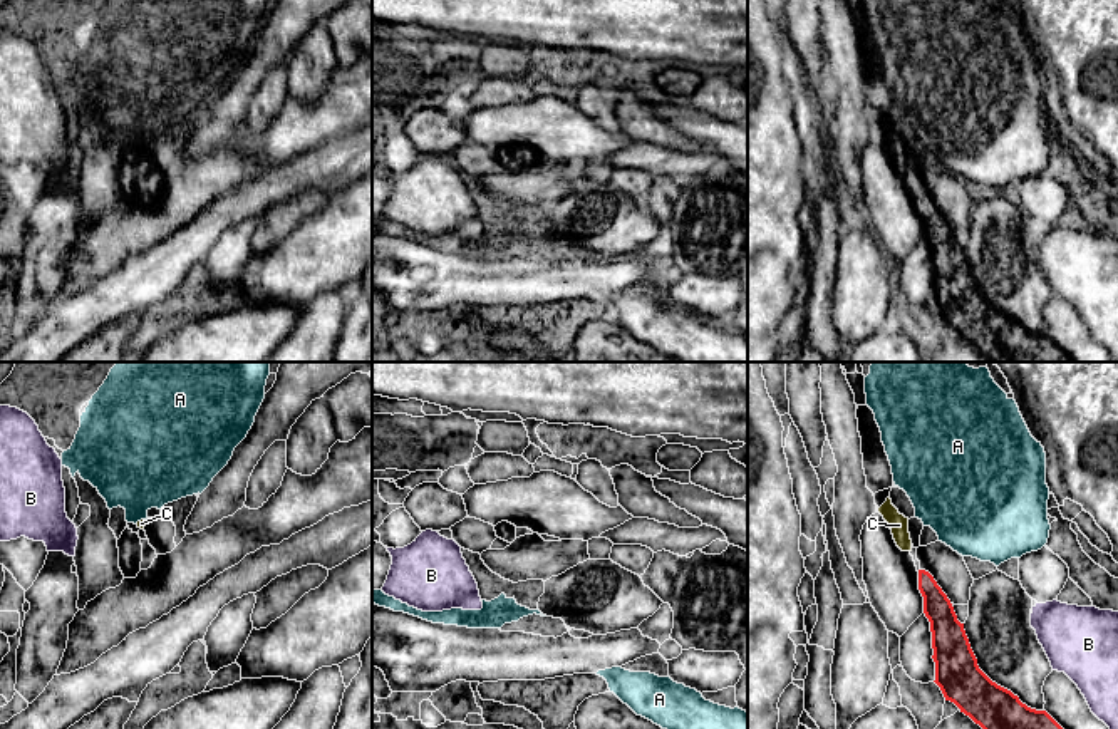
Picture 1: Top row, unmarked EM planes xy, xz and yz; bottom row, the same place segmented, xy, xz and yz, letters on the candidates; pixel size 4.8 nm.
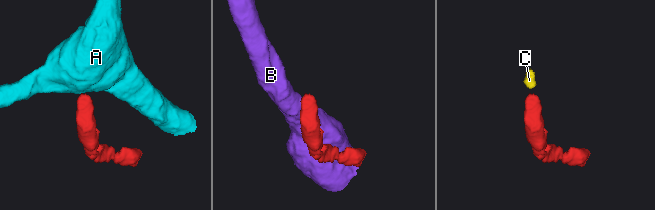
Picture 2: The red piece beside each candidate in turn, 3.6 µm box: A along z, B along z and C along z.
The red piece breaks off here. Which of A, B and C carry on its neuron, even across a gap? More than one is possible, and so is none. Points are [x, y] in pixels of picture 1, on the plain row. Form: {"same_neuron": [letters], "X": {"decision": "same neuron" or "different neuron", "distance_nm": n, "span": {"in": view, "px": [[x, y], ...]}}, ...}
{"same_neuron": ["C"], "A": {"decision": "different neuron", "distance_nm": 160, "span": {"in": "yz", "px": [[927, 196], [947, 170]]}}, "B": {"decision": "different neuron", "distance_nm": 160, "span": {"in": "yz", "px": [[1066, 357], [1092, 336]]}}, "C": {"decision": "same neuron", "distance_nm": 100, "span": {"in": "yz", "px": [[919, 195], [910, 175]]}}}

